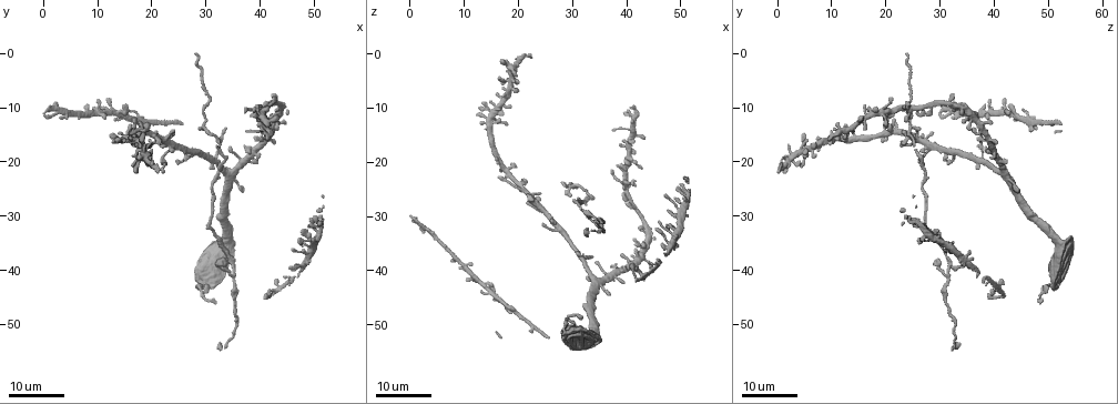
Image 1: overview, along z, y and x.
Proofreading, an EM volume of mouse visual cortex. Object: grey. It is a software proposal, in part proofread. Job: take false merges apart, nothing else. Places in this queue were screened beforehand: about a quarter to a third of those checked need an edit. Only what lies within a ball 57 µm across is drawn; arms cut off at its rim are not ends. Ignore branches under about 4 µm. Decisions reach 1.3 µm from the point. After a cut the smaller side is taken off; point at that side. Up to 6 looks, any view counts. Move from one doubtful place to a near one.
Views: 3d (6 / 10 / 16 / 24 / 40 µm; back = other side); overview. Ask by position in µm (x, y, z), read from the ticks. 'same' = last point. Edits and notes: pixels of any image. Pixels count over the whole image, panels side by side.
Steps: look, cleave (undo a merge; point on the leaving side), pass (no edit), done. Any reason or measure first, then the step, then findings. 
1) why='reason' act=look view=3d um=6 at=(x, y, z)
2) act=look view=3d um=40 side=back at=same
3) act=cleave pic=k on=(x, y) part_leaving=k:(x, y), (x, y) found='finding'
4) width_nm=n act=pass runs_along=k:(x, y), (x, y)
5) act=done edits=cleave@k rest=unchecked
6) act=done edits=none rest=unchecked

act=look view=3d um=16 at=(35.5, 22.5, 42.5)

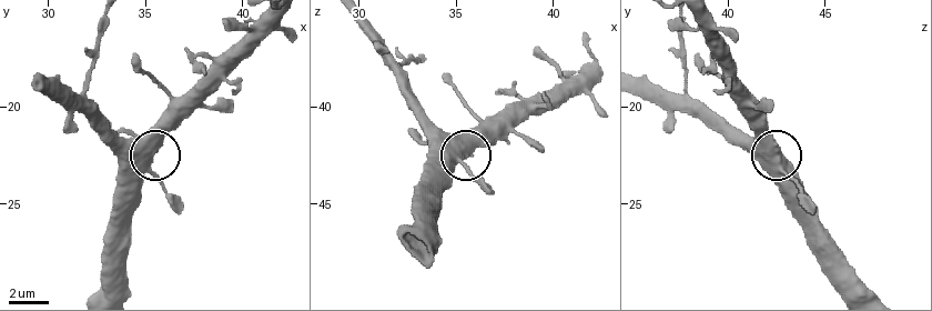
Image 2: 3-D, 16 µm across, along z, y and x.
act=look view=3d um=10 at=(35.2, 22.5, 42.4)

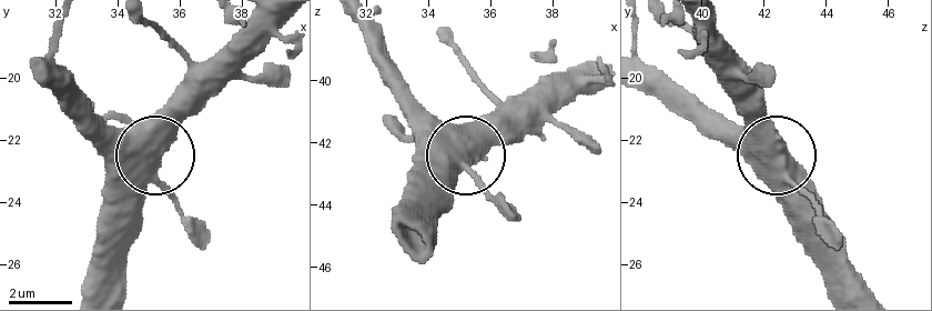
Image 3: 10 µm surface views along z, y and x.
act=pass runs_along=3:(640, 84), (696, 98), (767, 153), (791, 224) found='one neuron here'

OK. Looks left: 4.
why='small branch off a trunk' act=look view=3d um=16 at=(29.5, 13.5, 24.5)

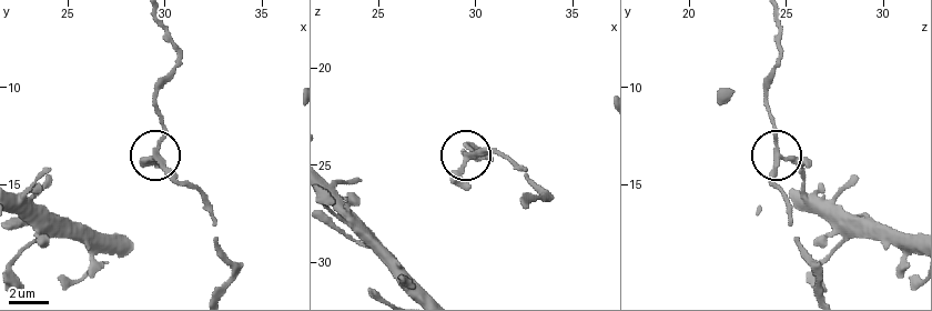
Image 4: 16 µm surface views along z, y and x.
act=look view=3d um=10 at=(29.7, 13.5, 24.6)

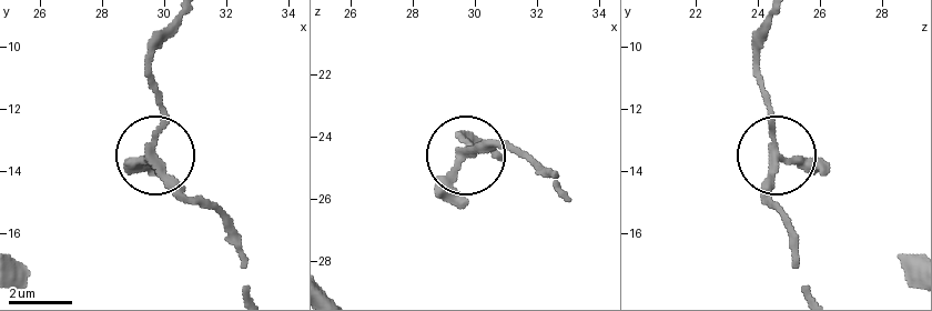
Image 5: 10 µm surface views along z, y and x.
width_nm=200 act=pass found='one neuron here'

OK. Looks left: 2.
why='small branch off a trunk' act=look view=3d um=16 at=(32.0, 19.5, 37.5)

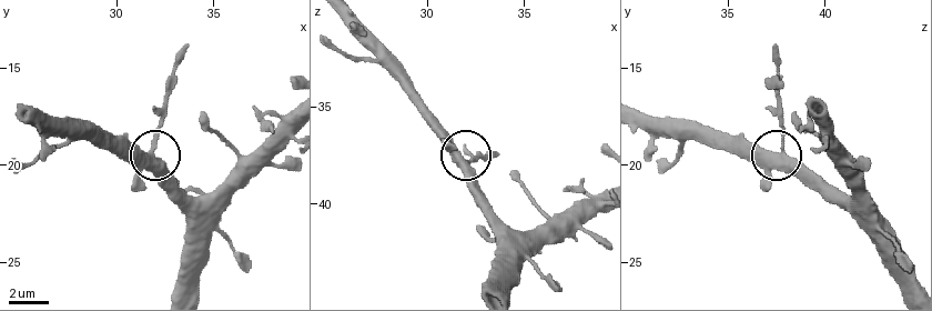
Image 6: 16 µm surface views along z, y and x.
why='closer look' act=look view=3d um=6 at=(31.9, 19.6, 37.9)

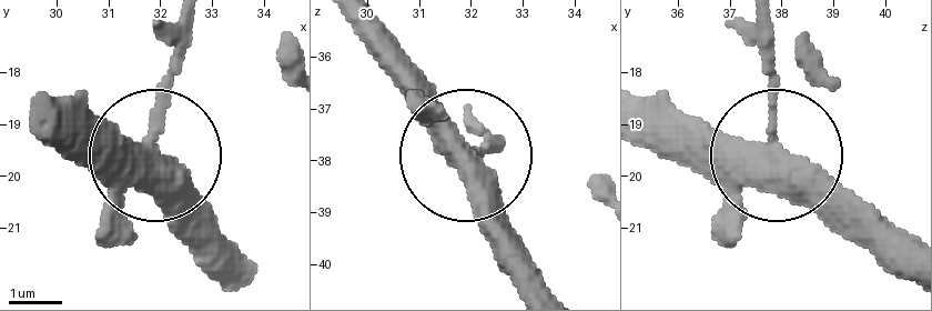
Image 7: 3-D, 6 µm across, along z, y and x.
arms=3 act=pass found='all the same neuron'

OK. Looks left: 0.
act=done edits=none rest=unchecked

